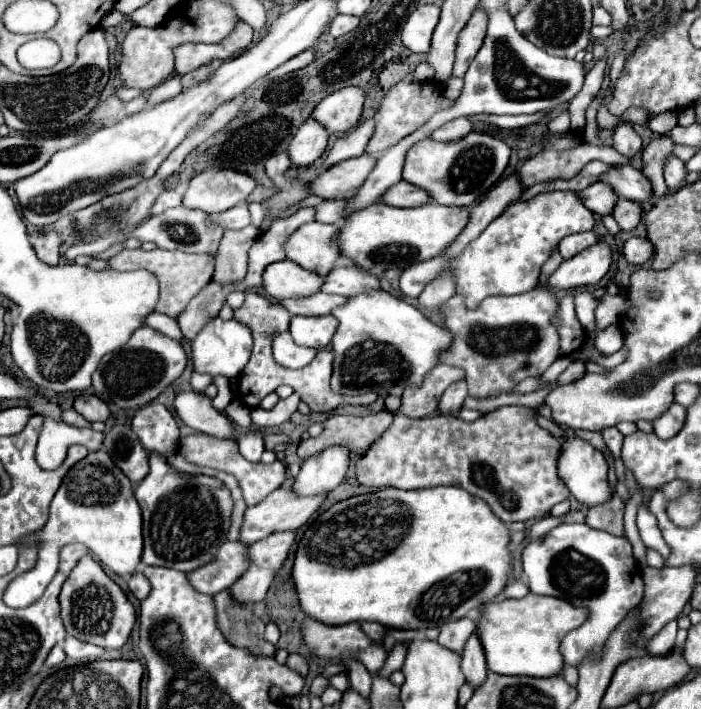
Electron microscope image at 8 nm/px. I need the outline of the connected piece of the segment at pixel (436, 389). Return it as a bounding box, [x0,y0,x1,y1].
[397,365,463,419]

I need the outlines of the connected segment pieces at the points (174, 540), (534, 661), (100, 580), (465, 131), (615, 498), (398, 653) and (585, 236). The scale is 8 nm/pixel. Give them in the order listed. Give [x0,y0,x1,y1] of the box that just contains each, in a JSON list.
[[135,453,233,573],[477,595,587,677],[61,555,135,649],[381,117,511,207],[585,453,625,537],[379,643,409,677],[559,231,597,259]]

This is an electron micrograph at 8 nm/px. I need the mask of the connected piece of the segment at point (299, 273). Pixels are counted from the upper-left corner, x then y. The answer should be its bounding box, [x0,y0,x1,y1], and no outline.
[263,259,323,301]

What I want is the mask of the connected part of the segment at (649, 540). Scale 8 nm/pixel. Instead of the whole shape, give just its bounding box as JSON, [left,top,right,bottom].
[637,499,671,557]

